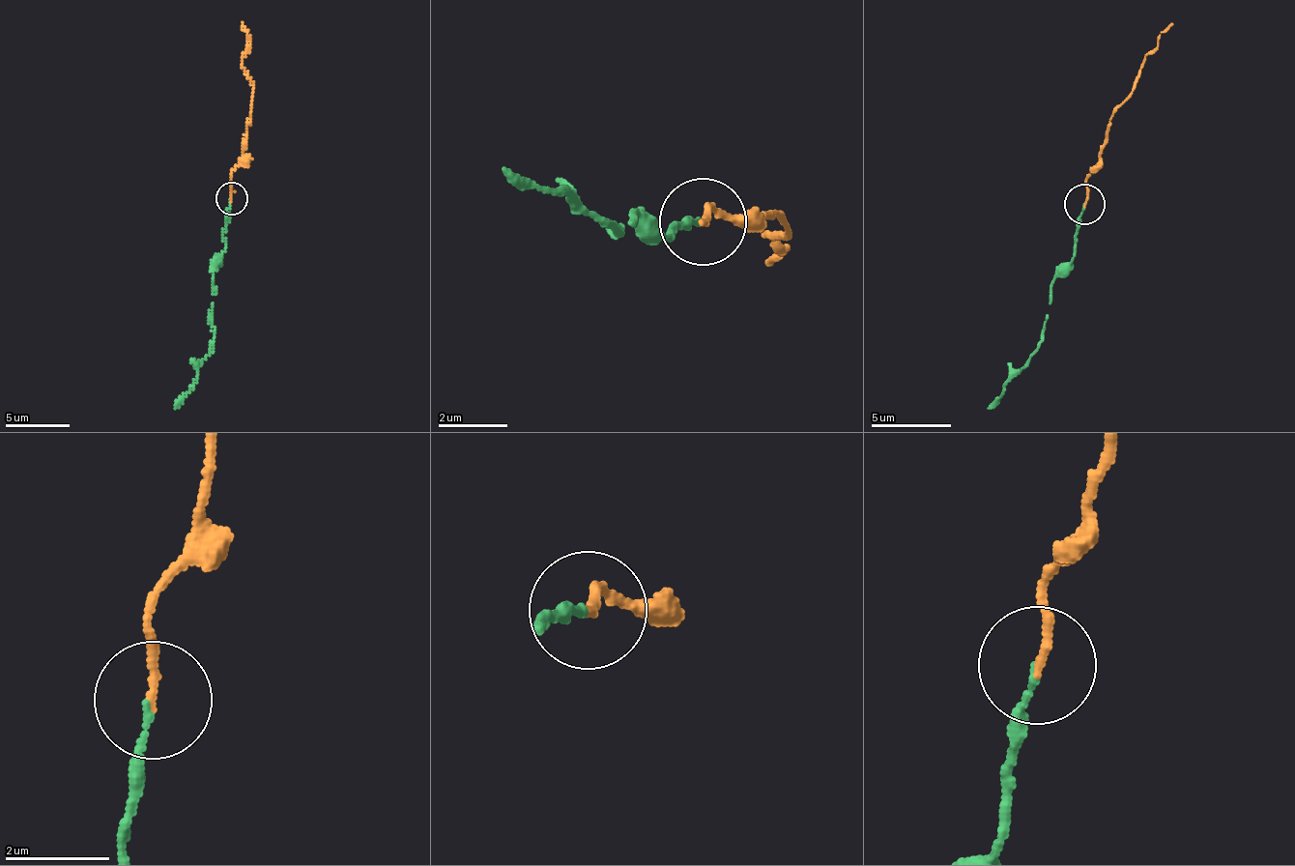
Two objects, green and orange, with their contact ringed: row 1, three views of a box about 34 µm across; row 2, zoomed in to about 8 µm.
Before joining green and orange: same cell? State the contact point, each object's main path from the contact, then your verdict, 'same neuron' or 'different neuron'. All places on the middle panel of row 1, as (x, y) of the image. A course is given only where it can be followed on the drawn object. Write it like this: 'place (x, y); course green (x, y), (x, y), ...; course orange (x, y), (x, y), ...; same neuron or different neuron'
place (703, 221); course green (700, 224), (671, 224), (671, 242), (635, 211), (613, 241), (612, 228), (505, 168); course orange (700, 224), (711, 201), (744, 220), (779, 209), (788, 233), (765, 230), (784, 251), (769, 261); same neuron

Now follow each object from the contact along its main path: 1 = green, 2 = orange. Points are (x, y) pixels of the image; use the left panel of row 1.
1: (231, 198), (222, 229), (226, 247), (214, 274), (214, 352), (175, 408)
2: (231, 198), (231, 174), (243, 155), (253, 89), (242, 57), (247, 31), (242, 22)

